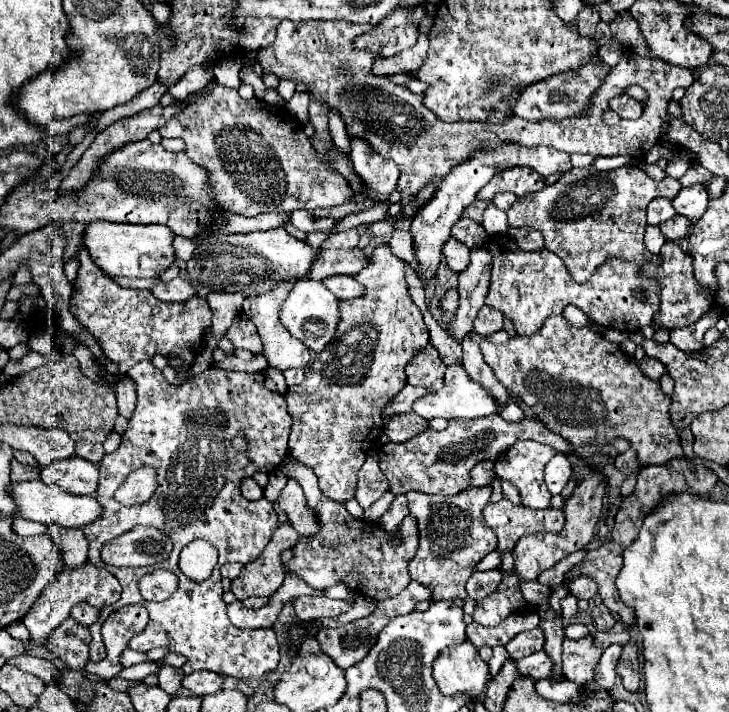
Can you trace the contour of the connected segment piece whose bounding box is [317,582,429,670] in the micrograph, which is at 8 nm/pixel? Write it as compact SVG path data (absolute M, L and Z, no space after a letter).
M411 582L401 594L397 594L397 596L393 596L393 598L389 598L389 600L377 602L377 608L375 608L369 616L359 618L359 620L353 620L353 622L341 626L341 628L323 628L323 630L319 630L319 632L317 632L317 640L319 640L319 644L321 644L321 650L323 650L327 656L331 656L333 662L335 662L339 668L347 670L349 666L357 664L359 660L363 660L363 658L367 656L367 652L369 652L369 650L373 648L373 644L377 642L379 632L381 632L395 616L413 612L415 604L421 602L421 600L429 600L429 590L427 590L425 586L421 586L421 584L417 584L417 582Z

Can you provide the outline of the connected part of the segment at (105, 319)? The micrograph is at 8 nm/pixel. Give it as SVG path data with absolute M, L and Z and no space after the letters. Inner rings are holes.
M85 246L79 248L79 270L77 270L77 280L73 284L71 314L83 324L83 328L87 332L91 332L95 336L95 340L101 344L105 356L119 364L121 374L127 374L129 368L141 360L151 360L155 354L177 356L179 360L183 360L183 366L191 368L197 354L203 350L205 328L211 326L211 310L209 310L209 304L205 298L191 298L187 302L161 302L149 290L121 288L105 272L101 272L101 268L97 268L97 264L93 264Z

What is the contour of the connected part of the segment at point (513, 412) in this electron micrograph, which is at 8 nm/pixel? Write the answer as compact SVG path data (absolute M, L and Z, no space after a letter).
M509 402L509 404L499 412L499 416L501 416L503 420L507 420L507 422L519 422L519 420L523 418L523 410L521 410L517 404Z

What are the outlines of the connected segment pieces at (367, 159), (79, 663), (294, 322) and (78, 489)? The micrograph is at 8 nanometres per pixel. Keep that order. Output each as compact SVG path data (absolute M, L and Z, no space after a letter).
M351 140L351 162L353 170L361 176L363 184L379 194L391 194L397 186L399 170L391 160L375 154L369 144Z
M65 620L49 638L49 650L71 670L83 670L89 662L89 630L77 620Z
M299 280L295 284L295 288L289 292L289 298L283 302L281 306L281 322L283 326L295 336L299 338L309 350L313 352L321 352L335 336L337 324L339 324L339 304L341 300L337 300L337 296L333 296L323 282L315 282L315 280Z
M69 456L65 460L59 460L59 462L45 466L43 480L47 484L59 486L71 494L93 496L97 490L99 468L93 462L81 460L77 456Z

